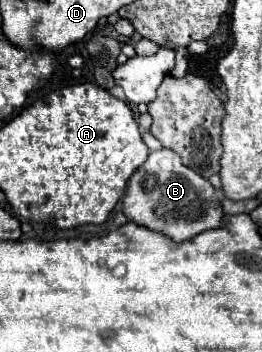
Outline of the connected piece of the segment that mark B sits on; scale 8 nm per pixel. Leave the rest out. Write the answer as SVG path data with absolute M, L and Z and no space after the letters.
M171 149L149 153L149 159L141 165L141 179L137 179L137 175L129 179L123 195L123 215L141 227L167 235L175 243L187 241L207 229L221 227L225 217L219 195L209 179L185 167L181 157Z

